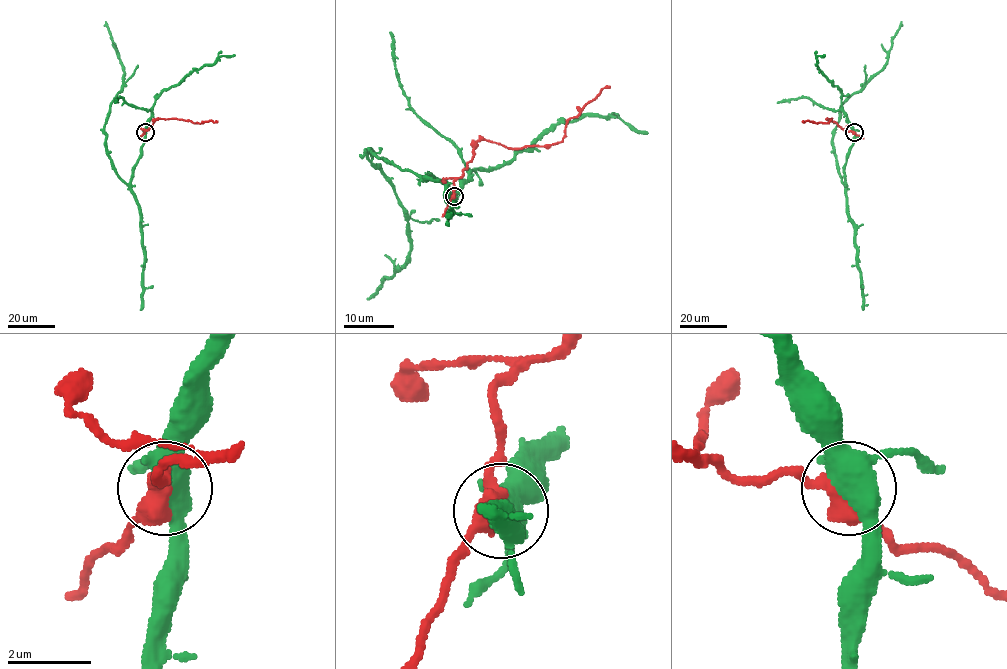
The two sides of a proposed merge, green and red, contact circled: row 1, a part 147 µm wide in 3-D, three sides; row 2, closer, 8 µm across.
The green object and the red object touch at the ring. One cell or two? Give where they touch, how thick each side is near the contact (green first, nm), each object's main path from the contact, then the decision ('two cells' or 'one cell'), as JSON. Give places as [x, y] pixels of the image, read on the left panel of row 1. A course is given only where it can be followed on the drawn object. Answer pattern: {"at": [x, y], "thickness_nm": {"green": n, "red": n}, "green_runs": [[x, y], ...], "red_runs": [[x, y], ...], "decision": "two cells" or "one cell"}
{"at": [145, 132], "thickness_nm": {"green": 480, "red": 480}, "green_runs": [[145, 132], [140, 157], [126, 184], [117, 174], [104, 132], [124, 74], [105, 21]], "red_runs": [[145, 132], [157, 119], [176, 118], [201, 123], [217, 121]], "decision": "two cells"}

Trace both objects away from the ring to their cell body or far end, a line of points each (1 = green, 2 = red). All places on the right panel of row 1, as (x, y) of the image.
1: (854, 132), (854, 143), (844, 169), (844, 184), (832, 141), (840, 107), (882, 68), (892, 38), (901, 21)
2: (854, 132), (827, 119), (831, 118), (826, 123), (803, 121)

